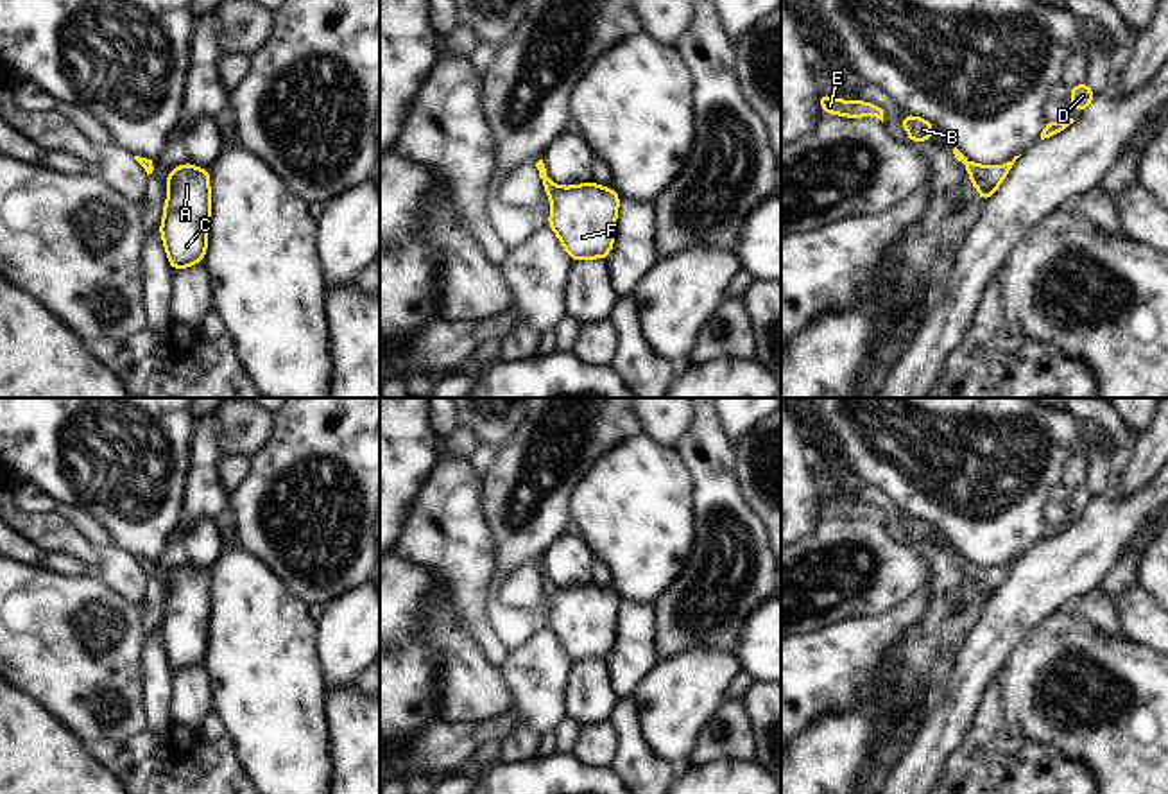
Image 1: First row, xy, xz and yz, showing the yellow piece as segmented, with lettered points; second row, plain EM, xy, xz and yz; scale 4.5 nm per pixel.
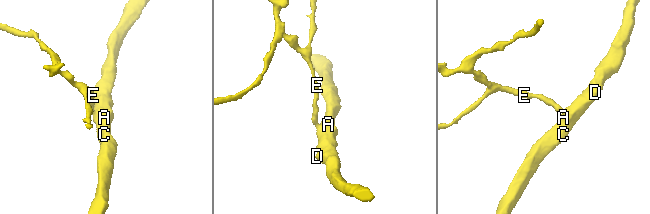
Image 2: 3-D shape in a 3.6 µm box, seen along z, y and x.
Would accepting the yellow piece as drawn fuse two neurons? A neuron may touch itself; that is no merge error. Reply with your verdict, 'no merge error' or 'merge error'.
no merge error

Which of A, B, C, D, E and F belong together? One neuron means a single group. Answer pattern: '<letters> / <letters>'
A B C D E F

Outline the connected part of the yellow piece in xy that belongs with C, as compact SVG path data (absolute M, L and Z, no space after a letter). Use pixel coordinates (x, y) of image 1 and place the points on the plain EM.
M190 563L167 575L168 597L165 602L159 636L174 672L202 665L208 649L208 626L211 620L210 572L195 570Z

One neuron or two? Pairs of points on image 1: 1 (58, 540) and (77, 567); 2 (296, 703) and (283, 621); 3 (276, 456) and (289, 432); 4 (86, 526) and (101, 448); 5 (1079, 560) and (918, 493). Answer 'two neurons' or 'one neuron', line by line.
1: two neurons
2: one neuron
3: one neuron
4: two neurons
5: two neurons

